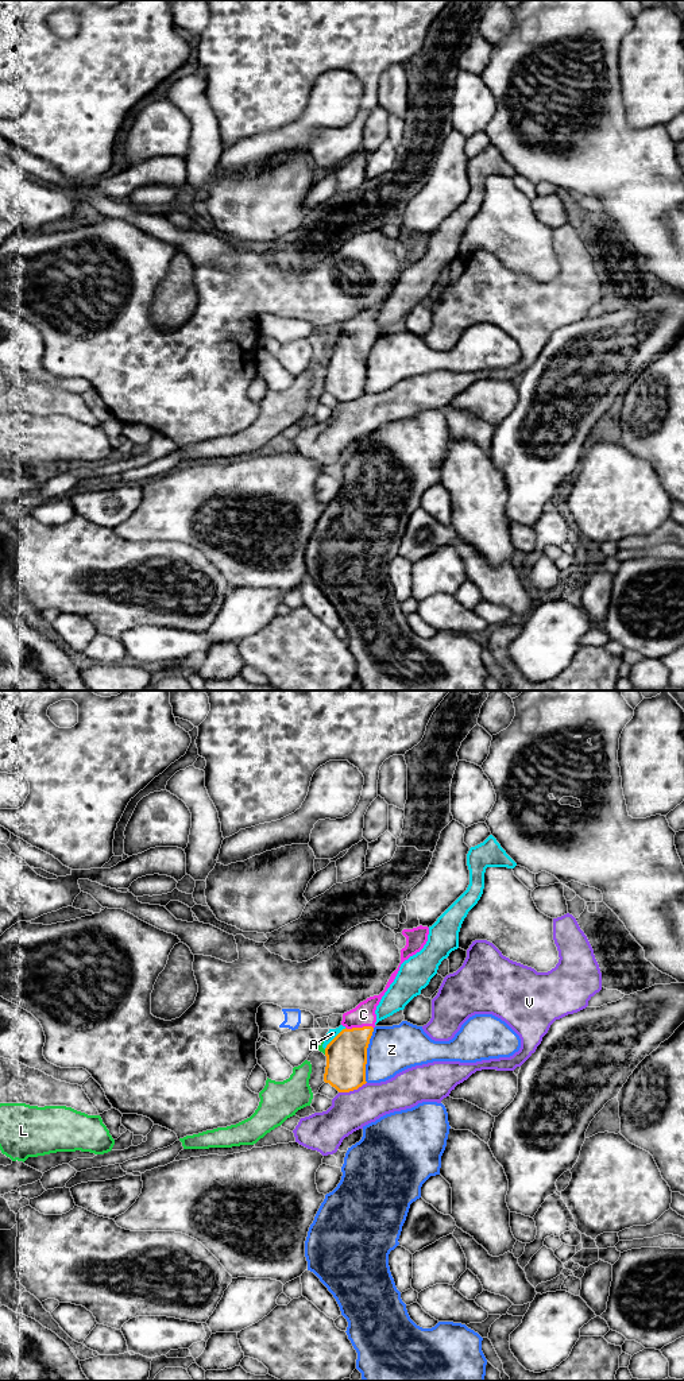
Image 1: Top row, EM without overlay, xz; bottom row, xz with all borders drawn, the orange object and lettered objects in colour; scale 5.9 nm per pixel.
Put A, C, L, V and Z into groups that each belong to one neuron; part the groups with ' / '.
A L / C / V / Z

